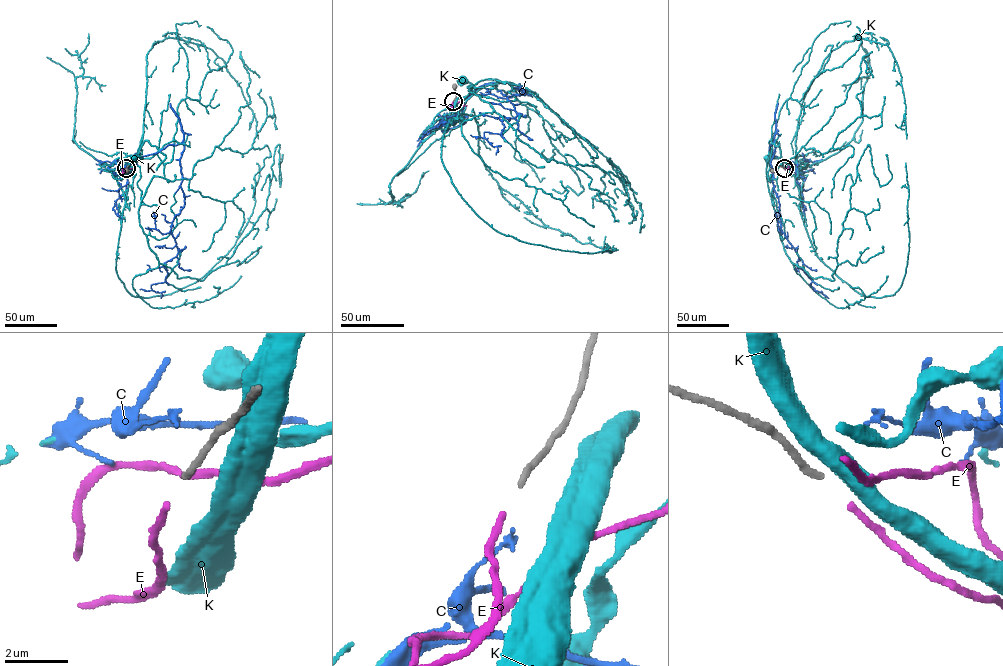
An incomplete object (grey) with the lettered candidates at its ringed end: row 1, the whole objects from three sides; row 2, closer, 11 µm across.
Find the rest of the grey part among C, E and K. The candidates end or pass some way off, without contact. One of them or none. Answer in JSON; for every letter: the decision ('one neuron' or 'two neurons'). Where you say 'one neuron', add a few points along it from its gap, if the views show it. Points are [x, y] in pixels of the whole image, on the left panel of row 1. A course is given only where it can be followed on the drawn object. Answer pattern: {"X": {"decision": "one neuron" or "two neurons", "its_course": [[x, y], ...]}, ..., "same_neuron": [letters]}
{"C": {"decision": "two neurons"}, "E": {"decision": "one neuron", "its_course": [[125, 169], [122, 172], [124, 168], [137, 166]]}, "K": {"decision": "two neurons"}, "same_neuron": ["E"]}

